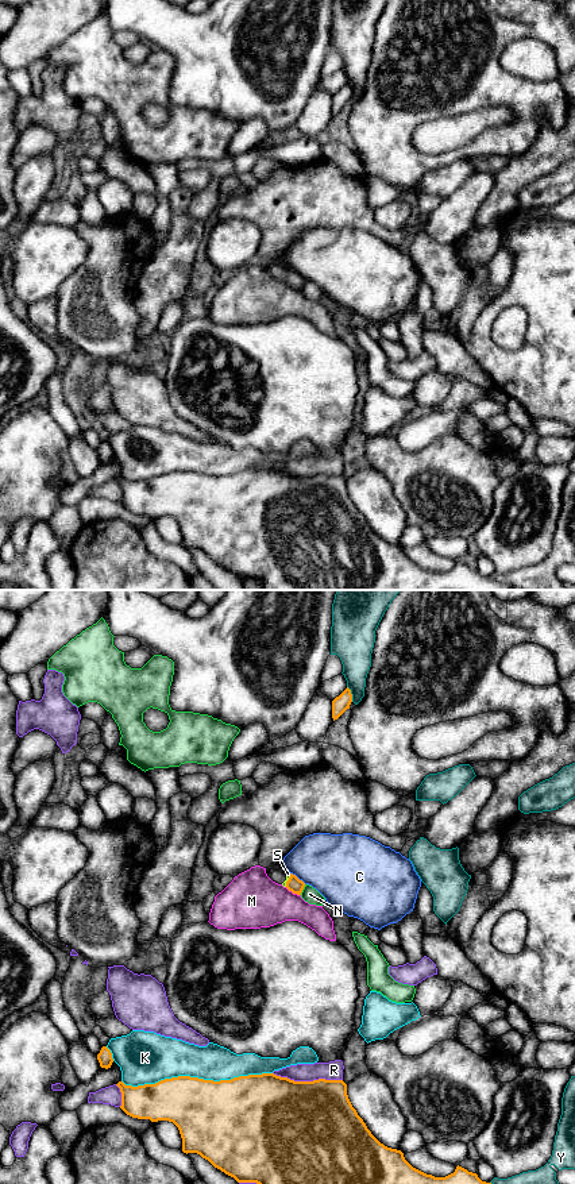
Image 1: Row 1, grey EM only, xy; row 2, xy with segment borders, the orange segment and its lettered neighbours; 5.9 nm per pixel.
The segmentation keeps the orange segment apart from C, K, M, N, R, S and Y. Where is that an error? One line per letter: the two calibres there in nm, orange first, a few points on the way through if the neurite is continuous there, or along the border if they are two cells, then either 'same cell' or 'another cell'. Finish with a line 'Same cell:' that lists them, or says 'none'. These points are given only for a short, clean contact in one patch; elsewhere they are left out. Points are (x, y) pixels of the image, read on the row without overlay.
C: 90 nm thick on the orange side, 380 nm on the other; border along xy (290, 267), (305, 278); another cell
K: 420 nm thick on the orange side, 260 nm on the other; another cell
M: 90 nm thick on the orange side, 340 nm on the other; another cell
N: 90 nm thick on the orange side, 90 nm on the other; another cell
R: 500 nm thick on the orange side, 110 nm on the other; another cell
S: 90 nm thick on the orange side, 30 nm on the other; runs through xy (294, 280), (288, 276), (288, 269); same cell
Y: 100 nm thick on the orange side, 190 nm on the other; another cell
Same cell: S

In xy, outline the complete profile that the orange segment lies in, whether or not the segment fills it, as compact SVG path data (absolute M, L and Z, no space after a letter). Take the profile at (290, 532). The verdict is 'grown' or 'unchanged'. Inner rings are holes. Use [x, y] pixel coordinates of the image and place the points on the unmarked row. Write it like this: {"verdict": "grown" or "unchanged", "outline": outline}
{"verdict": "unchanged", "outline": "M274 468L239 471L231 475L204 475L190 471L178 471L161 475L155 479L126 481L123 477L116 479L121 487L120 504L130 512L138 514L150 514L151 517L169 516L173 517L182 533L184 548L197 548L208 555L215 563L234 572L238 578L256 578L261 581L262 590L520 590L512 585L482 576L476 568L468 567L462 562L456 562L455 567L445 572L435 572L413 563L404 552L404 548L381 539L367 524L363 514L352 502L347 479L343 475L319 474L313 477L294 477Z"}

